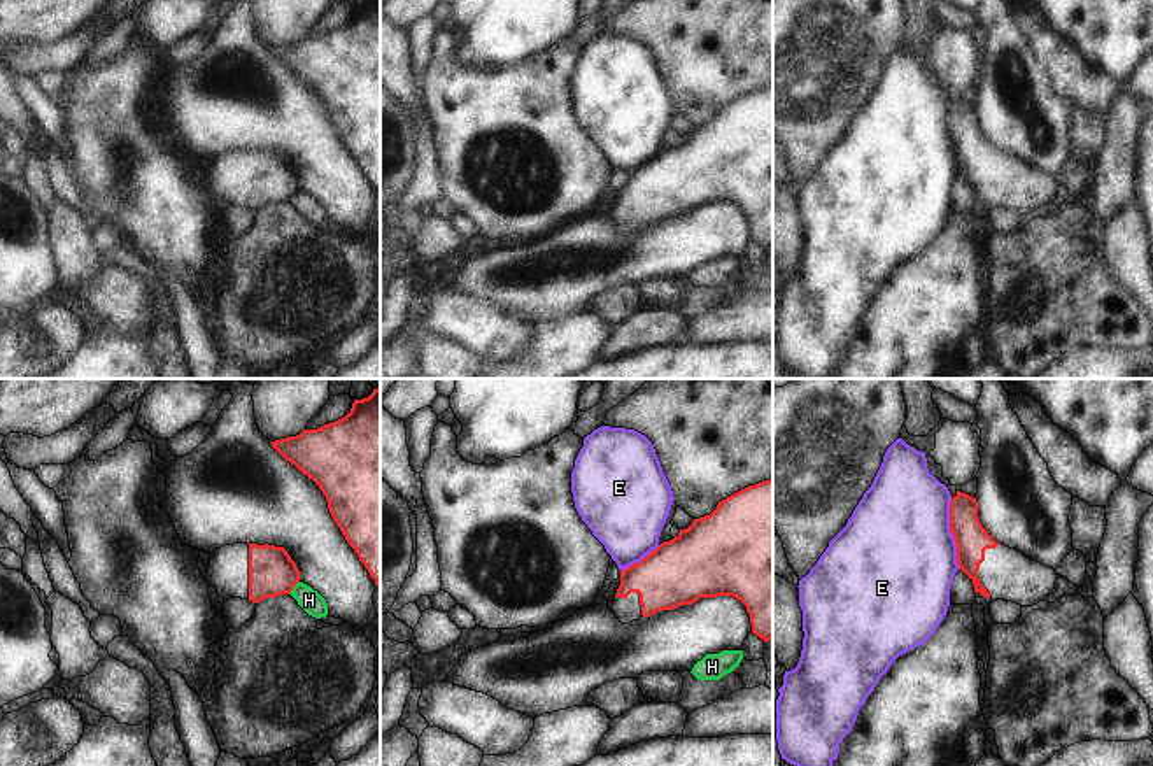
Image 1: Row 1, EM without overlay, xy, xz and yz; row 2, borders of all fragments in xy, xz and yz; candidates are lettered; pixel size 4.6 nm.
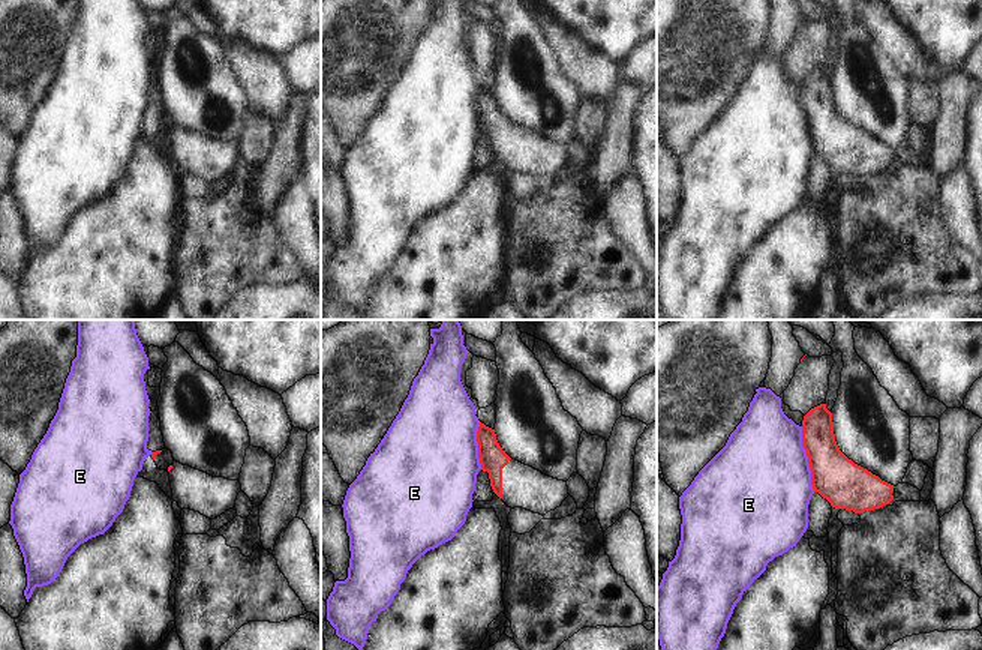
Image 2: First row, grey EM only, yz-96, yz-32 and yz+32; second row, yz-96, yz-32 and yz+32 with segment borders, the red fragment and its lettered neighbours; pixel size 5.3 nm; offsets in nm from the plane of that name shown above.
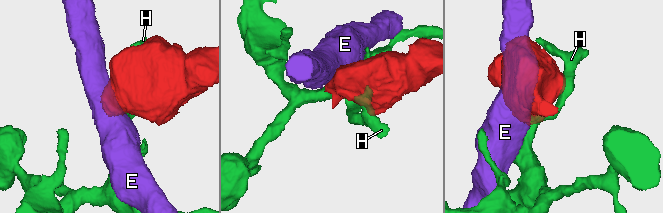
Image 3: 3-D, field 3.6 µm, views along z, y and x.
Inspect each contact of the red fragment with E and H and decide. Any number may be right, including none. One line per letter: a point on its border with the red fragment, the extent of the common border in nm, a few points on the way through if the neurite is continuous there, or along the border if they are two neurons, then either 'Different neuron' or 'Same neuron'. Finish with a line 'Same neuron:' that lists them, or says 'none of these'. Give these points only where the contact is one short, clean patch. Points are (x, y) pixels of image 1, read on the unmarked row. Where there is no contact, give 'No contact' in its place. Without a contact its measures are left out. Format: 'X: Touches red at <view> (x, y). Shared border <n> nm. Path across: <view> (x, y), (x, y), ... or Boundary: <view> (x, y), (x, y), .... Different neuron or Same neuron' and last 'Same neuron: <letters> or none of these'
E: Touches red at yz (952, 139). Shared border 340 nm. Boundary: yz (950, 106), (950, 139), (959, 176). Different neuron
H: Touches red at xy (293, 193). Shared border 80 nm. Boundary: xy (298, 188), (288, 200). Different neuron
Same neuron: none of these.

